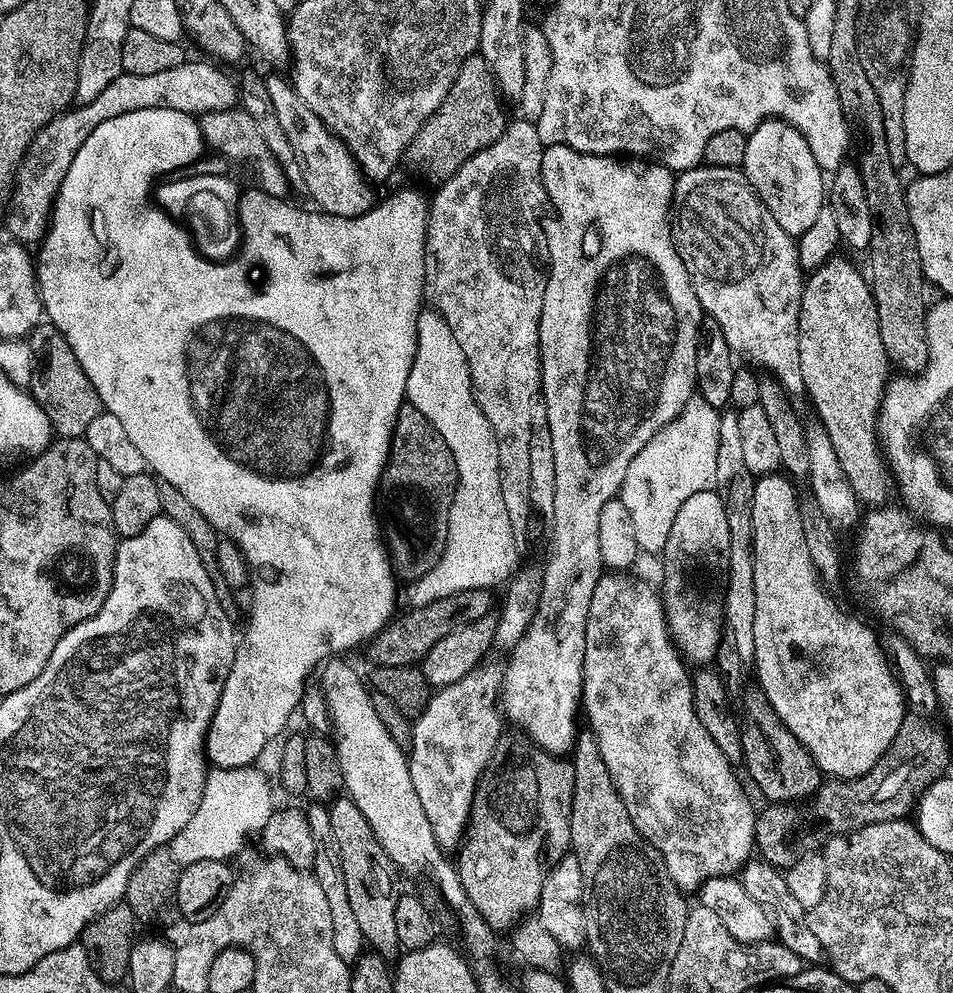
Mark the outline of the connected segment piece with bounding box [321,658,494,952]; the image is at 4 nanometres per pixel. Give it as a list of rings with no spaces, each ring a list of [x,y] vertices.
[[[342,658],[329,659],[322,668],[322,693],[326,699],[329,710],[332,731],[334,730],[334,743],[336,753],[339,755],[339,766],[342,778],[344,779],[343,791],[347,799],[352,800],[366,814],[366,822],[370,822],[370,830],[374,830],[374,838],[386,850],[386,854],[391,858],[397,869],[408,872],[429,872],[434,883],[440,887],[440,892],[444,895],[444,900],[453,908],[460,912],[460,924],[464,927],[464,936],[468,939],[468,944],[476,952],[488,952],[492,948],[492,936],[494,929],[485,922],[476,912],[476,908],[468,901],[466,890],[462,886],[460,876],[456,873],[456,865],[450,859],[447,860],[445,849],[438,846],[434,838],[434,830],[430,830],[430,821],[426,818],[426,810],[422,810],[422,801],[414,791],[414,782],[410,782],[410,770],[408,769],[408,758],[405,749],[402,749],[390,736],[382,720],[378,718],[377,711],[372,704],[371,693],[367,685],[363,684],[356,669]]]

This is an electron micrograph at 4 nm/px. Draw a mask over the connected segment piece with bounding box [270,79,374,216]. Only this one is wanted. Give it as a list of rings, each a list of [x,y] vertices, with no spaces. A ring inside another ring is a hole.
[[[284,79],[270,84],[272,110],[276,112],[282,130],[289,136],[290,146],[293,147],[296,160],[300,163],[305,193],[312,195],[317,209],[330,216],[360,216],[372,209],[374,197],[367,188],[365,177],[362,175],[352,151],[344,145],[344,141],[324,125],[309,108],[303,104],[296,91]]]

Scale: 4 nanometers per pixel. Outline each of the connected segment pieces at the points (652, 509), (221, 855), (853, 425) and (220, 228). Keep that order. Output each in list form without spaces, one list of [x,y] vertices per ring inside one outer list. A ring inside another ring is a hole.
[[[698,394],[693,395],[680,415],[654,434],[654,438],[638,450],[634,462],[630,462],[618,499],[624,503],[634,522],[634,534],[641,553],[663,553],[670,538],[670,526],[674,526],[682,502],[686,502],[690,494],[698,494],[715,485],[720,417],[721,413],[710,406],[710,402]]]
[[[248,765],[238,768],[213,767],[205,777],[203,797],[199,800],[198,809],[191,816],[190,821],[179,831],[170,842],[174,858],[182,866],[200,861],[218,861],[233,859],[233,855],[239,855],[248,834],[252,831],[261,833],[272,817],[276,809],[276,802],[270,786],[271,781],[265,773],[256,766]]]
[[[829,258],[805,279],[804,293],[798,314],[798,358],[806,396],[812,399],[819,427],[824,429],[838,454],[838,462],[854,490],[857,501],[864,506],[884,506],[894,496],[894,477],[880,447],[878,413],[880,401],[890,379],[890,361],[878,326],[878,310],[865,273],[848,260]]]
[[[205,172],[164,182],[155,187],[155,203],[171,218],[184,224],[200,256],[216,263],[233,259],[242,239],[239,219],[241,188],[228,176]]]

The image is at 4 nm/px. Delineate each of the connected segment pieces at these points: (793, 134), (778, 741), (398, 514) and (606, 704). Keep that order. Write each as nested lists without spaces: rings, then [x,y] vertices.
[[[764,120],[754,131],[747,133],[747,138],[746,158],[742,165],[744,176],[752,183],[766,210],[774,214],[774,222],[778,222],[786,234],[800,237],[826,207],[825,173],[820,171],[818,162],[814,162],[806,138],[785,120]]]
[[[752,686],[748,692],[748,705],[744,708],[740,738],[742,768],[748,771],[749,778],[756,783],[756,788],[765,796],[765,801],[792,806],[807,801],[819,792],[822,783],[820,768],[814,758],[810,758],[806,746],[802,746],[802,742],[798,742],[798,738],[794,738],[794,734],[786,730],[759,687]]]
[[[406,402],[400,407],[392,431],[392,449],[380,475],[379,491],[382,493],[382,532],[395,575],[401,581],[422,578],[442,558],[450,506],[454,502],[452,480],[458,482],[460,477],[458,470],[452,472],[453,463],[454,454],[446,446],[446,438],[440,440],[414,406]]]
[[[612,570],[607,574],[601,575],[598,586],[594,586],[594,598],[590,598],[588,617],[586,618],[586,654],[584,655],[584,694],[582,697],[582,712],[585,717],[588,715],[588,720],[592,723],[592,725],[590,725],[590,731],[592,735],[596,737],[598,750],[602,750],[602,762],[606,762],[606,770],[610,770],[610,778],[614,778],[614,786],[618,790],[622,802],[626,802],[626,810],[630,814],[634,826],[652,843],[653,846],[656,847],[658,854],[662,854],[662,858],[666,862],[668,873],[674,878],[674,882],[677,886],[679,886],[679,888],[685,893],[692,894],[699,889],[700,885],[705,884],[710,878],[714,878],[715,876],[732,876],[734,873],[737,873],[746,862],[748,862],[754,852],[754,845],[756,842],[756,818],[758,812],[755,807],[752,809],[751,802],[744,797],[744,792],[740,789],[739,782],[736,781],[735,770],[737,769],[734,767],[734,764],[723,756],[722,750],[715,745],[714,740],[710,738],[710,734],[706,732],[706,727],[702,726],[702,723],[698,720],[698,714],[695,712],[695,702],[692,700],[692,676],[690,675],[689,670],[687,672],[687,670],[684,669],[685,661],[682,659],[681,653],[678,651],[676,645],[672,643],[672,634],[668,630],[668,617],[664,610],[664,602],[661,593],[657,591],[657,589],[655,592],[646,581],[639,580],[636,576],[628,575],[632,574],[625,574],[620,570]]]

